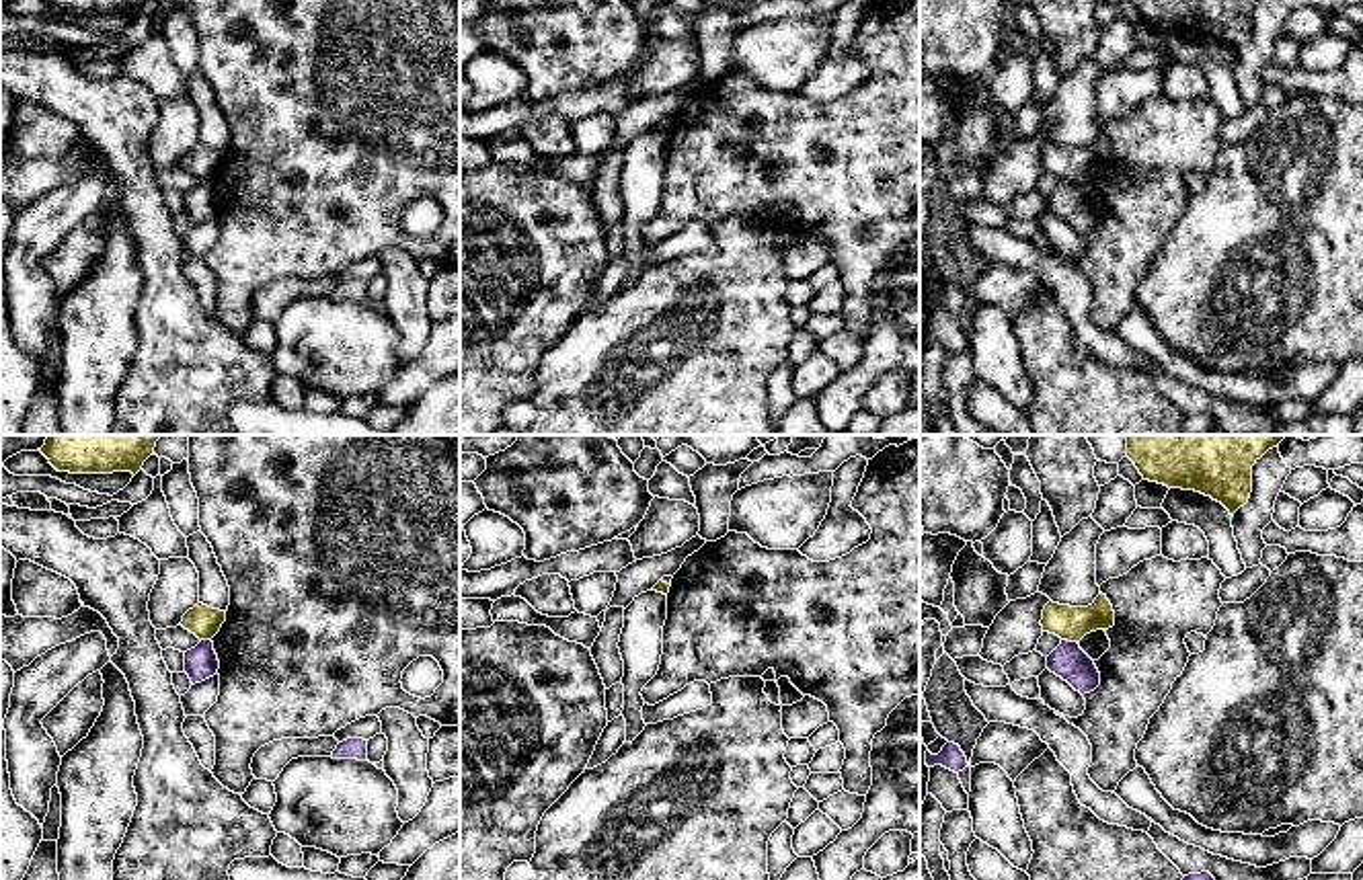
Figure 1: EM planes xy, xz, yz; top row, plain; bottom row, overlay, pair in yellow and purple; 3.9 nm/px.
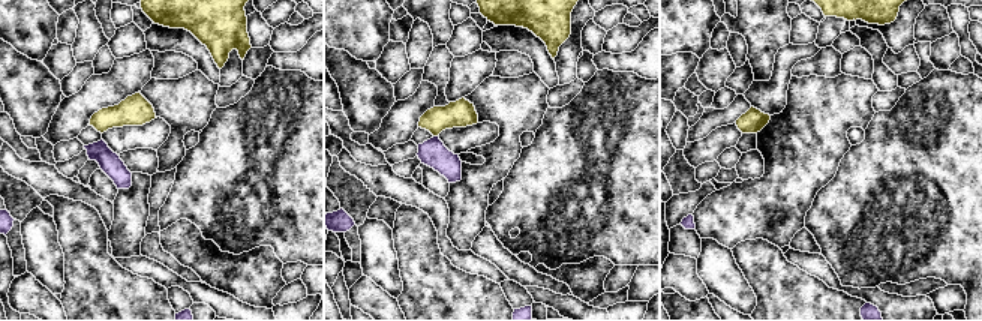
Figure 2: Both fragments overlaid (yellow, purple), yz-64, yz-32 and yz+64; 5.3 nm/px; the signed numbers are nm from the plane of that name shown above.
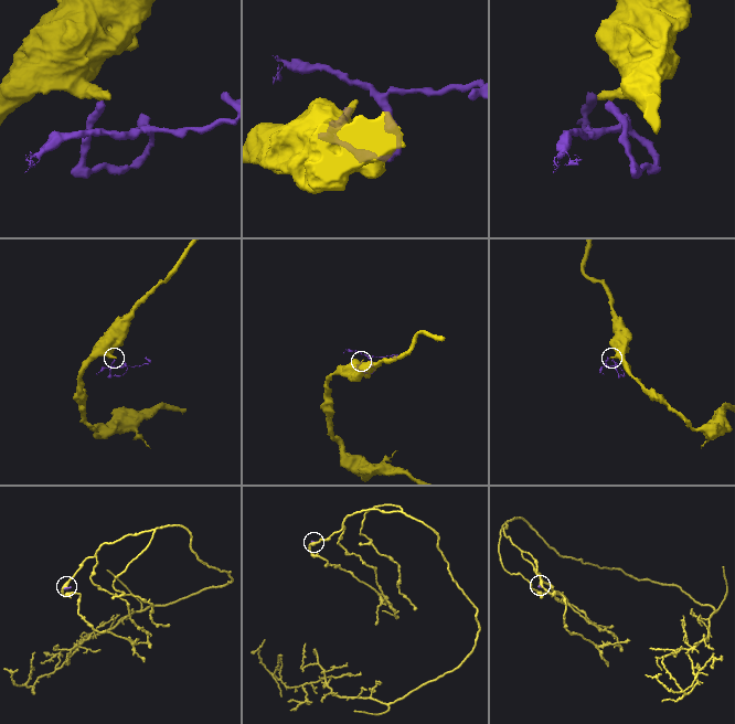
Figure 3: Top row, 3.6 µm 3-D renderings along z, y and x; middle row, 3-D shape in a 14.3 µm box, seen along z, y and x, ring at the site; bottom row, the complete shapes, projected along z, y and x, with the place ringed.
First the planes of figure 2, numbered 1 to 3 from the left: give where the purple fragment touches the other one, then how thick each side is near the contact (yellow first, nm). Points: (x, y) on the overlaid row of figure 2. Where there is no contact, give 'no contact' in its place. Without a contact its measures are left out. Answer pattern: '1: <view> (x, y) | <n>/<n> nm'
1: no contact
2: yz-32 (435, 135) | 150/150 nm
3: no contact

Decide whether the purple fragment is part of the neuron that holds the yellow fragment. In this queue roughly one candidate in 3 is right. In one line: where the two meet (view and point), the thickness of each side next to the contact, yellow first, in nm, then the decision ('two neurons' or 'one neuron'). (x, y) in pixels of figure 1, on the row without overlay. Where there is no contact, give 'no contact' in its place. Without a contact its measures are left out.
yz (1070, 181) | 140/140 nm | two neurons

